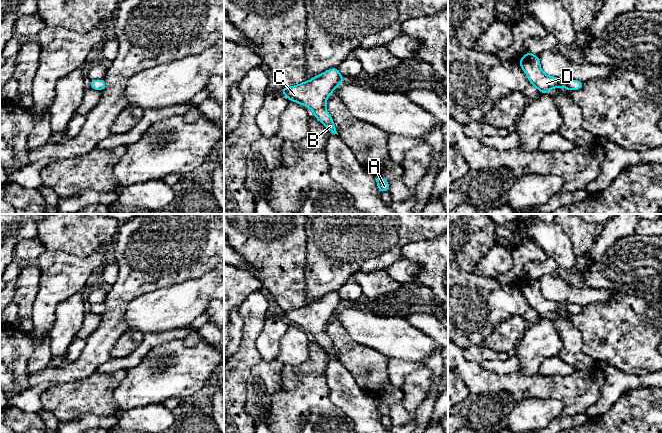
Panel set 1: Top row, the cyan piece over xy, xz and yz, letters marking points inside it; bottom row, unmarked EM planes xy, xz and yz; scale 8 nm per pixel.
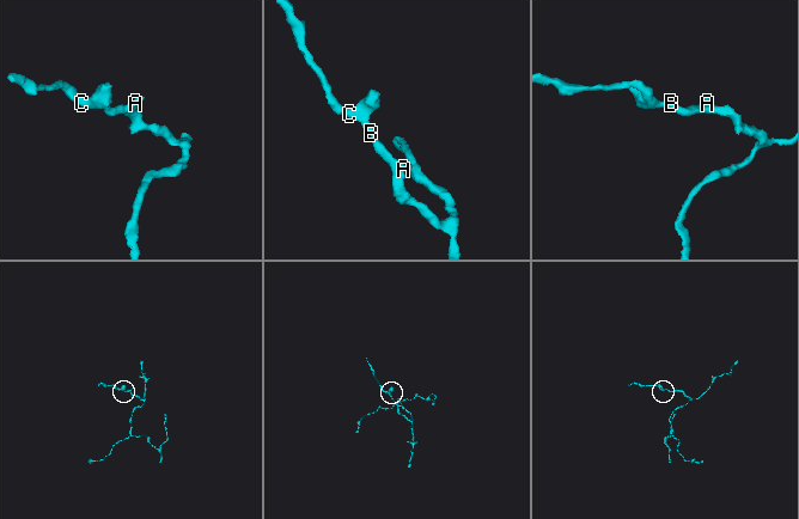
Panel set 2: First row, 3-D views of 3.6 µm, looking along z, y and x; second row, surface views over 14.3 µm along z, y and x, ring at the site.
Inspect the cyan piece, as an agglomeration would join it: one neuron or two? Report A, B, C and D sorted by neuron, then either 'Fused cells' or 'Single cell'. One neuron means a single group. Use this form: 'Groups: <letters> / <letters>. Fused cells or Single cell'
Groups: A B C D. Single cell

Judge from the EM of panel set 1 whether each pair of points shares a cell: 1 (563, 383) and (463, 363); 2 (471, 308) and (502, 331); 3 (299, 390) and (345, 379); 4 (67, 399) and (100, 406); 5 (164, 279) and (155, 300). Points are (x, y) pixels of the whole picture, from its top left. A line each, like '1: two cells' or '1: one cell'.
1: one cell
2: two cells
3: two cells
4: one cell
5: two cells

